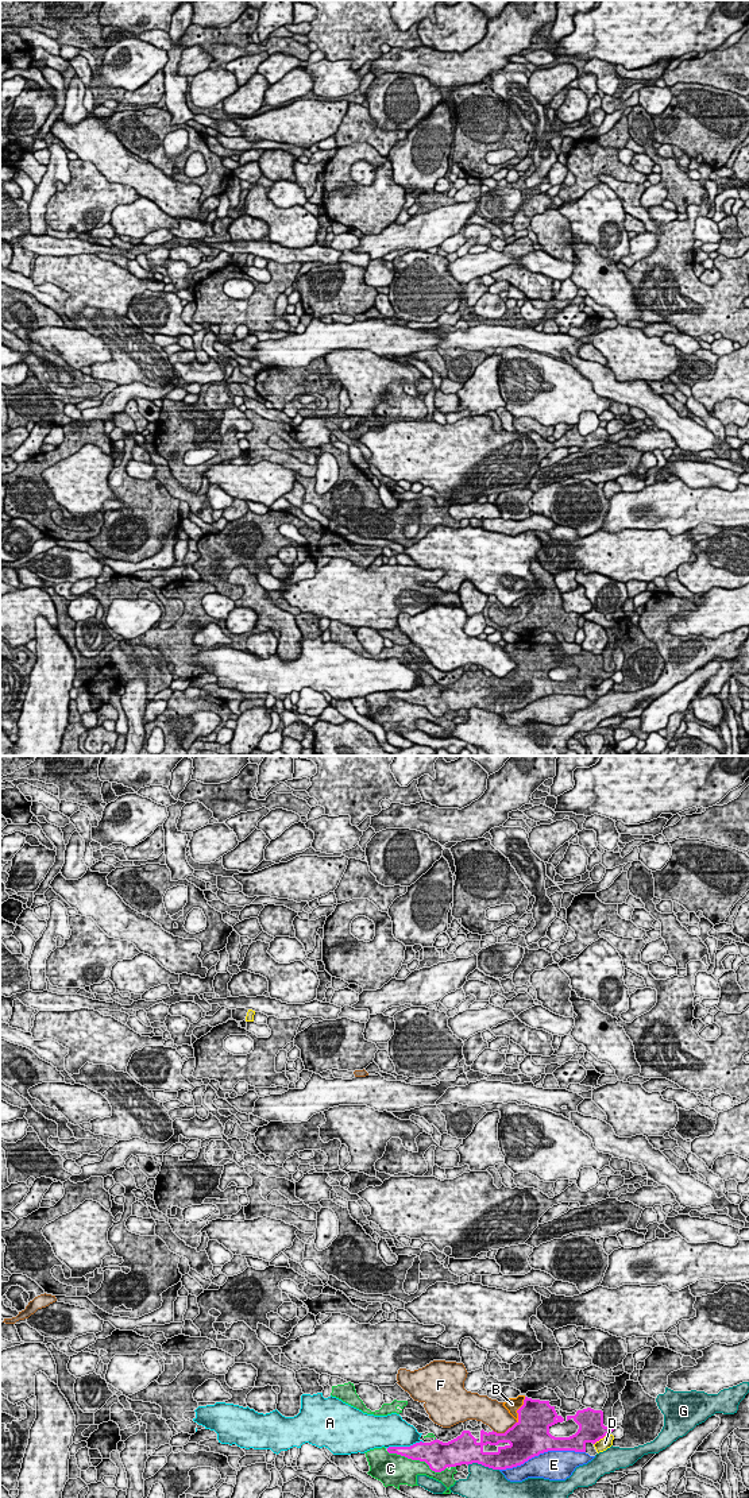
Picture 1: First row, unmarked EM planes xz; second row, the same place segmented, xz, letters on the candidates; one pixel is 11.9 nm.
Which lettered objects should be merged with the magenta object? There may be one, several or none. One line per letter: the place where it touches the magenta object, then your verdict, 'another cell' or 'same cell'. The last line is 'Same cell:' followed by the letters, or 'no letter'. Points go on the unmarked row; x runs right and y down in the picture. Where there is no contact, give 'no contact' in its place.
A: contact xz (405, 691); another cell
B: contact xz (517, 655); same cell
C: contact xz (416, 703); another cell
D: contact xz (601, 682); another cell
E: contact xz (541, 697); another cell
F: contact xz (505, 676); another cell
G: contact xz (483, 709); another cell
Same cell: B

